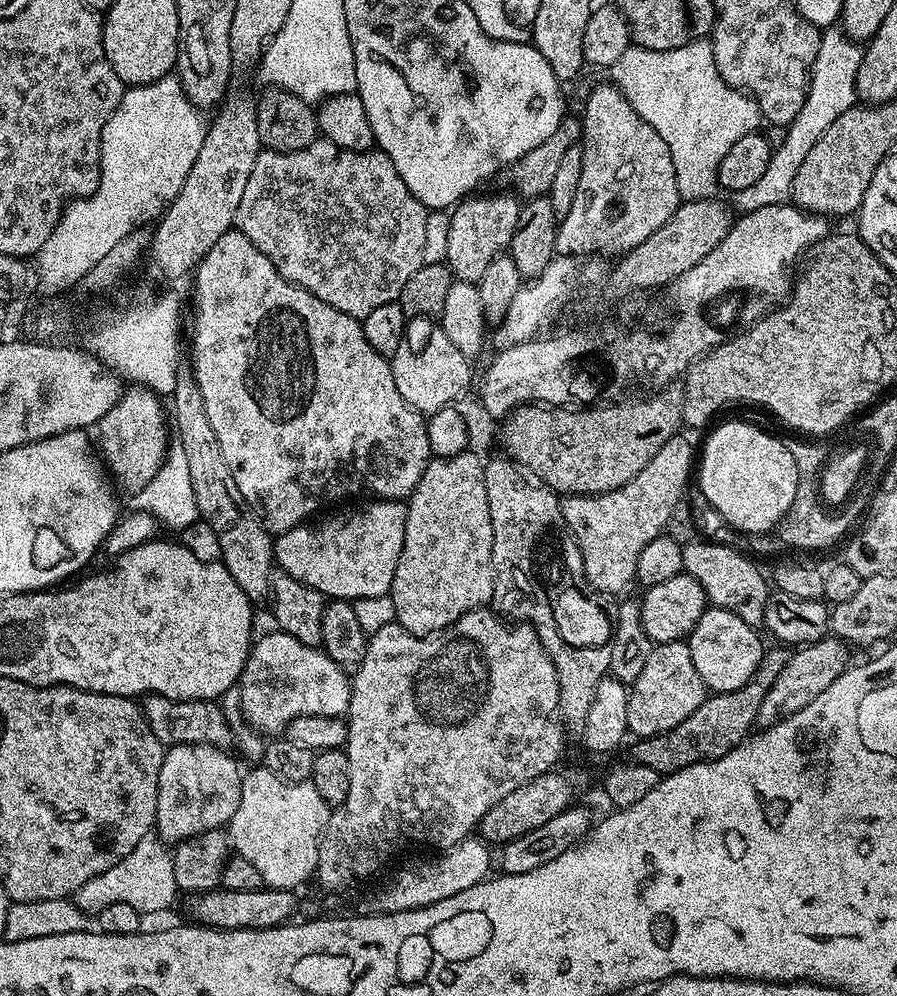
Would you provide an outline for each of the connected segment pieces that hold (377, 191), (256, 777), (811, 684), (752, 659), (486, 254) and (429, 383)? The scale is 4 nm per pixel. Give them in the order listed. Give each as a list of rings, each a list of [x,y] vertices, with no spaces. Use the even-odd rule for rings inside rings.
[[[318,138],[302,150],[293,152],[262,150],[258,154],[258,158],[254,162],[254,170],[250,170],[246,190],[242,194],[242,202],[238,202],[234,228],[235,231],[246,234],[246,238],[250,238],[250,242],[254,242],[254,246],[258,246],[258,250],[262,250],[262,254],[266,254],[266,258],[270,258],[270,262],[274,264],[278,274],[282,274],[282,278],[286,278],[291,284],[296,284],[300,288],[305,288],[307,292],[313,292],[322,302],[326,302],[346,314],[362,318],[366,314],[370,314],[370,310],[376,309],[377,306],[397,303],[402,294],[402,286],[406,286],[408,279],[425,264],[428,214],[429,209],[424,208],[422,202],[418,202],[418,198],[414,198],[414,194],[410,194],[410,190],[406,190],[406,182],[402,182],[402,178],[398,178],[398,170],[394,170],[394,162],[390,162],[387,154],[379,150],[366,152],[346,150],[334,142]]]
[[[258,766],[253,772],[245,771],[240,782],[238,810],[234,810],[231,820],[226,825],[226,833],[231,843],[231,851],[235,855],[246,858],[246,862],[262,874],[265,885],[269,888],[299,889],[299,884],[310,881],[316,874],[318,862],[318,846],[324,827],[328,824],[330,805],[314,790],[311,782],[292,784],[276,777],[270,769]]]
[[[834,634],[795,649],[785,669],[778,674],[777,681],[774,682],[774,686],[770,688],[766,698],[763,699],[762,705],[759,707],[757,723],[765,728],[784,719],[785,716],[792,716],[804,706],[808,706],[850,666],[849,651],[851,649],[848,642]]]
[[[711,606],[705,608],[702,618],[698,618],[694,630],[689,632],[686,637],[690,658],[694,658],[694,670],[698,670],[698,678],[702,678],[705,689],[711,690],[713,693],[729,692],[738,690],[738,686],[745,684],[754,674],[754,670],[758,670],[760,660],[766,651],[766,644],[760,641],[760,634],[757,629],[742,622],[742,618],[738,618],[738,614],[730,614],[730,610]]]
[[[515,195],[480,196],[465,198],[451,209],[450,239],[446,246],[446,263],[457,280],[465,280],[468,284],[476,284],[486,271],[486,266],[494,262],[496,256],[507,249],[514,238],[514,230],[518,222],[521,201]]]
[[[426,316],[409,319],[402,346],[398,346],[396,353],[390,357],[390,363],[398,394],[402,394],[404,401],[421,414],[431,414],[449,407],[472,380],[469,361],[460,353],[458,346],[446,338],[437,321]]]

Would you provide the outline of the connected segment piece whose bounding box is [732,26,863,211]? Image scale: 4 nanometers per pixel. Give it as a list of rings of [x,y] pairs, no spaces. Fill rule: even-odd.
[[[833,26],[821,33],[818,55],[812,67],[811,81],[808,83],[806,100],[798,112],[798,116],[788,126],[788,135],[784,140],[784,152],[775,151],[770,166],[765,174],[753,185],[738,191],[733,195],[732,202],[737,211],[741,211],[744,204],[752,204],[752,188],[785,188],[792,187],[794,177],[802,166],[803,159],[810,154],[810,149],[818,138],[825,133],[830,124],[858,100],[856,82],[858,66],[861,64],[863,51],[853,40],[845,36],[843,29]]]

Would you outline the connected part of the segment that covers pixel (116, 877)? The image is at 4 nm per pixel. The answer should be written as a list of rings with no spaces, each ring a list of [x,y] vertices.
[[[150,834],[122,858],[122,862],[114,862],[110,870],[102,870],[98,878],[90,878],[90,882],[85,882],[78,886],[74,893],[74,901],[79,910],[87,914],[95,914],[106,910],[106,906],[114,906],[114,902],[129,903],[130,906],[141,912],[160,912],[166,909],[178,896],[178,889],[174,877],[166,874],[166,869],[170,864],[170,852],[165,841],[159,835]]]

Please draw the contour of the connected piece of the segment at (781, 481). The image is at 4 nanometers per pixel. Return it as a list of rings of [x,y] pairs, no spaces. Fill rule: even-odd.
[[[740,420],[720,424],[709,434],[704,444],[704,457],[698,460],[698,476],[699,472],[700,492],[709,500],[711,510],[729,529],[738,533],[758,535],[771,531],[790,510],[798,491],[798,469],[785,441]]]

